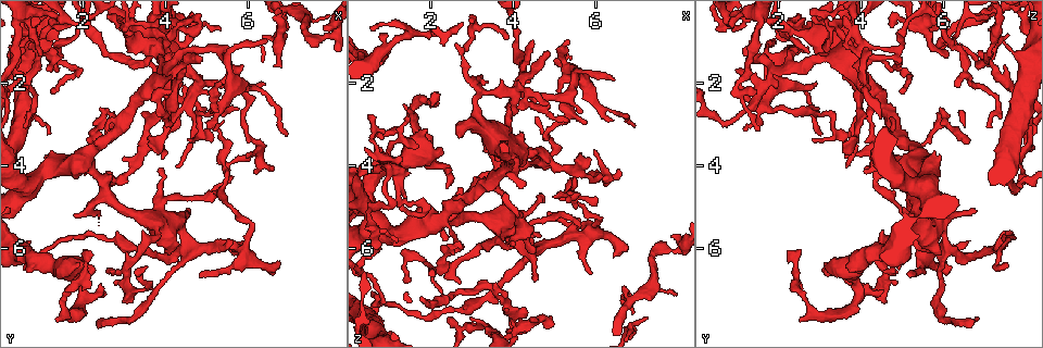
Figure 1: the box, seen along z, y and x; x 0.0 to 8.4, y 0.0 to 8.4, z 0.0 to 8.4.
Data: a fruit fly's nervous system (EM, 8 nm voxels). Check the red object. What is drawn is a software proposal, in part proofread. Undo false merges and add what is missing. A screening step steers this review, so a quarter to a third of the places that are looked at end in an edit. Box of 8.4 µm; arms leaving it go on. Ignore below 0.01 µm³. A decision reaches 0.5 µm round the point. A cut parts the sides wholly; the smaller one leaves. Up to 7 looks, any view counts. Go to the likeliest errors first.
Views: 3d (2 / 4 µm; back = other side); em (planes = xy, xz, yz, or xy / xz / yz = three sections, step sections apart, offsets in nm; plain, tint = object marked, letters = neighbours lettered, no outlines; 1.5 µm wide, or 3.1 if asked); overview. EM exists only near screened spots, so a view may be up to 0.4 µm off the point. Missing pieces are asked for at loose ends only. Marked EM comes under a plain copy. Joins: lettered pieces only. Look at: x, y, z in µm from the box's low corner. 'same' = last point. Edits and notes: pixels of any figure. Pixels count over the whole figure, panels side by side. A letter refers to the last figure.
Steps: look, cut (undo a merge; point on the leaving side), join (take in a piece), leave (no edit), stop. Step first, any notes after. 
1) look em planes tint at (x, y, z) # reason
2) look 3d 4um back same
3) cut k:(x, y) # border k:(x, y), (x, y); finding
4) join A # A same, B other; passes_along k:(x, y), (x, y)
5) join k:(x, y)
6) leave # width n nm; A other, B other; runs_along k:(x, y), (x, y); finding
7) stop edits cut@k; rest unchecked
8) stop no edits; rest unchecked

look em yz step 4 letters at (1.05, 1.25, 4.10) # a fork

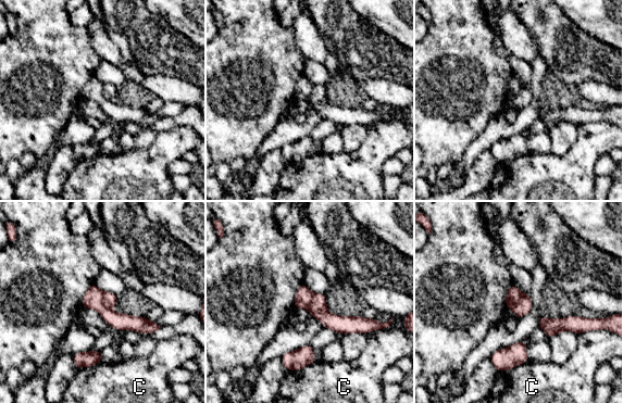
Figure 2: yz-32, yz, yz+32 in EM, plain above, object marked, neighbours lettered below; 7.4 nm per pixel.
cut 2:(302, 299) # C other; border 2:(312, 293), (309, 310), (324, 311); two neurons meet here

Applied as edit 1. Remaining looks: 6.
look overview

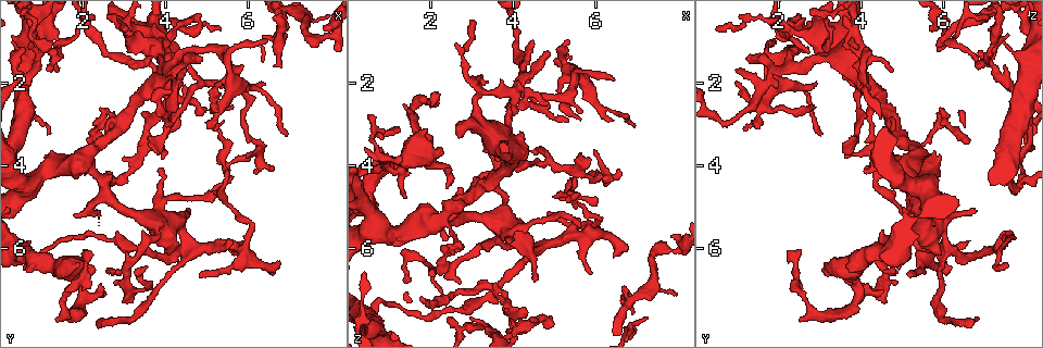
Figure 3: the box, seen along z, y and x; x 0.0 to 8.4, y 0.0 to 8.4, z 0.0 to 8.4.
look em yz step 8 letters at (6.55, 4.05, 4.15) # free end

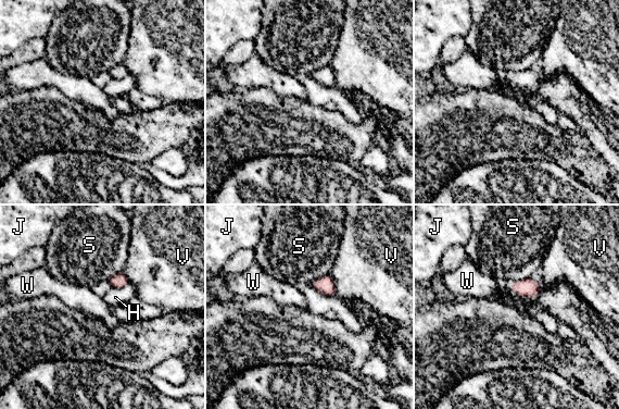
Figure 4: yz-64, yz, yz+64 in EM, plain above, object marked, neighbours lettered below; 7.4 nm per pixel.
look em planes letters same # another direction

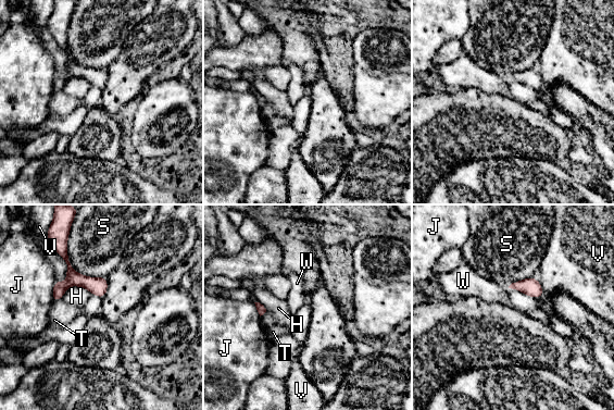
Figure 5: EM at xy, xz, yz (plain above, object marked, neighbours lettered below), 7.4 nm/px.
leave # H other, J other, S other, T other, V other, W other; runs_along 5:(55, 238), (70, 270), (101, 294); no lettered piece goes on from it

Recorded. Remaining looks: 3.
stop edits cut@2; rest unchecked

